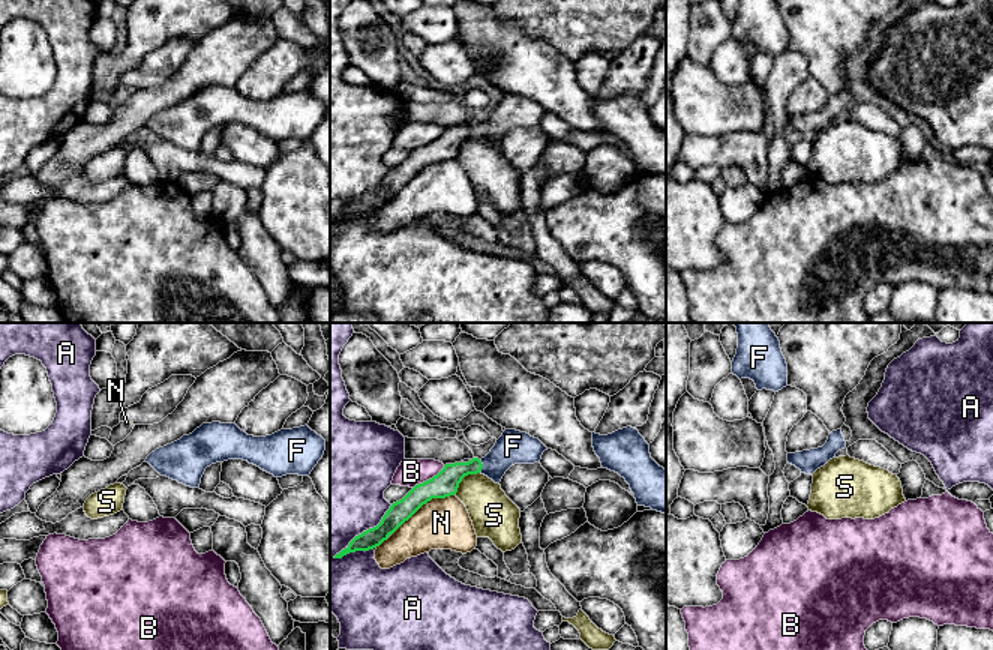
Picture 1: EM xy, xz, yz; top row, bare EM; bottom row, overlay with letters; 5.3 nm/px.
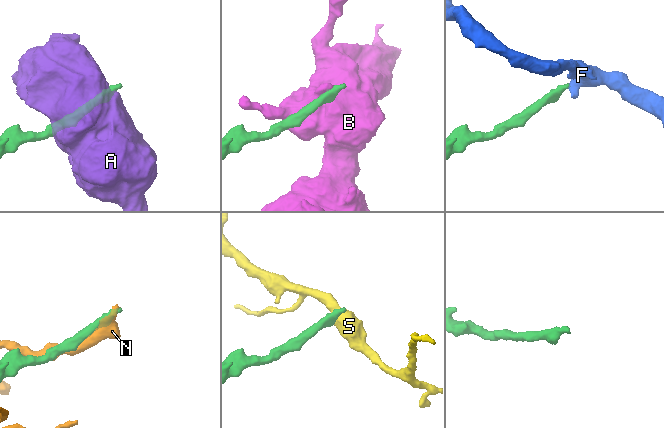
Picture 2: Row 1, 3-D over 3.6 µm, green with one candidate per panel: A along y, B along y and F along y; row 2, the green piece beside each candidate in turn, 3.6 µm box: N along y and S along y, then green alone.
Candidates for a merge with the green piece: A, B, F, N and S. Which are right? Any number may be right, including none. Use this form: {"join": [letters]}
{"join": ["F"]}

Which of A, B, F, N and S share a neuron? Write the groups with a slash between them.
A / B / F / N / S

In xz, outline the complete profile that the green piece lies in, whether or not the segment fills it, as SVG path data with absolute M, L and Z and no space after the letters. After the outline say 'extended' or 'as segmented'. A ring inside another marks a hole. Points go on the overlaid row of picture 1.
M506 429L484 458L446 464L436 476L416 485L402 500L393 503L376 527L356 536L334 558L380 546L423 504L432 498L454 495L465 476L482 473L500 483L512 465L540 462L544 450L548 447L538 438L516 429Z | extended

